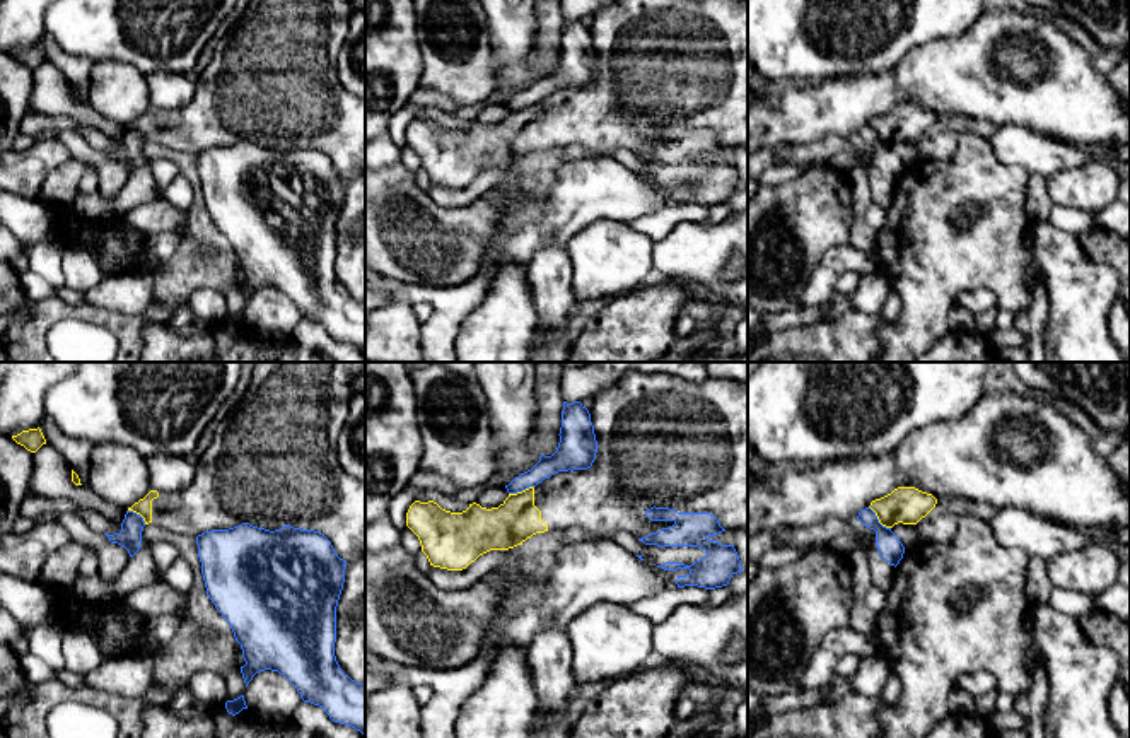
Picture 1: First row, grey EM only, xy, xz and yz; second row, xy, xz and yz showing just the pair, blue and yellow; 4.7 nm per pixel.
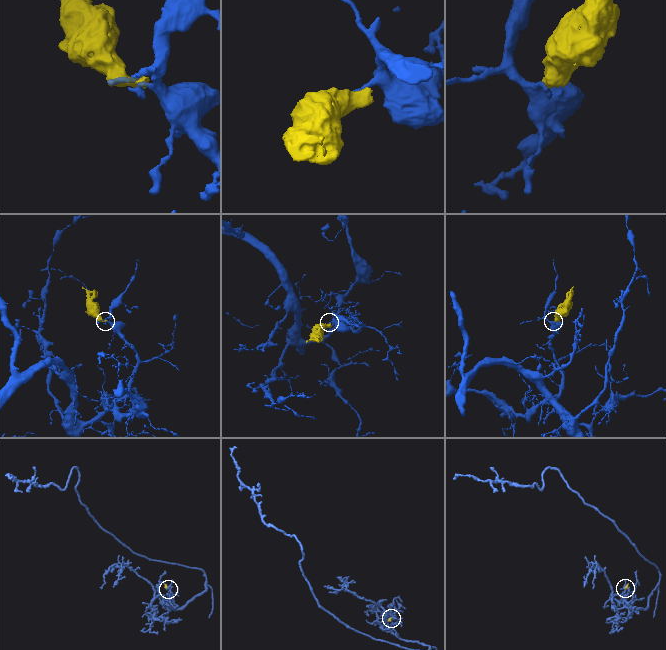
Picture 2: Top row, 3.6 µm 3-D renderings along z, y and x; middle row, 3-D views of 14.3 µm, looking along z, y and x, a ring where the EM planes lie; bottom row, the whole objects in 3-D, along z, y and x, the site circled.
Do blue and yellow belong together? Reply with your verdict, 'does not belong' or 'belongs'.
does not belong

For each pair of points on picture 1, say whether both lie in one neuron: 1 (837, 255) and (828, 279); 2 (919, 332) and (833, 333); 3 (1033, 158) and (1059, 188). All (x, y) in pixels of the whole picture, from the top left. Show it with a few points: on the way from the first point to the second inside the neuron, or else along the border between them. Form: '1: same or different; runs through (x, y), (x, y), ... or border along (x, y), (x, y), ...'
1: same; runs through (837, 260), (828, 274)
2: different; border along (885, 323), (878, 332), (879, 344)
3: different; border along (1088, 161), (1060, 169), (1047, 178)

